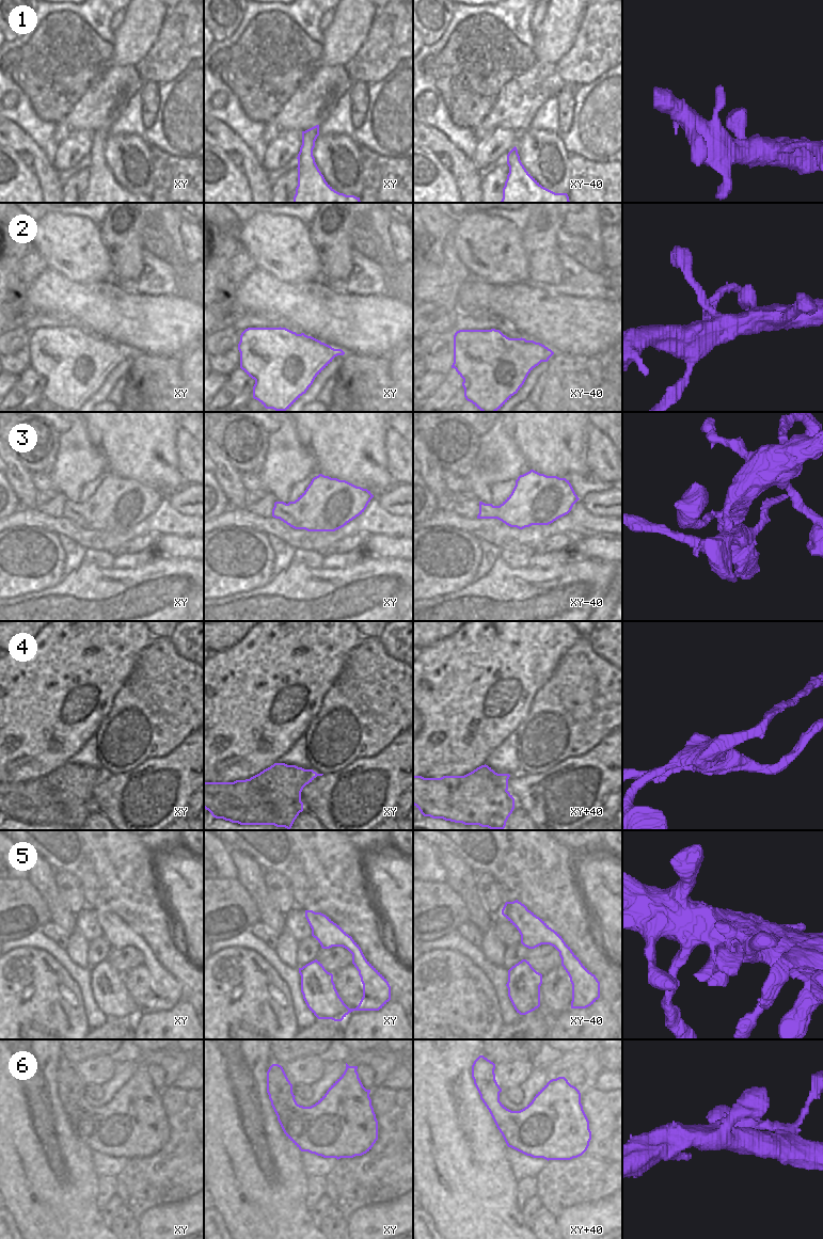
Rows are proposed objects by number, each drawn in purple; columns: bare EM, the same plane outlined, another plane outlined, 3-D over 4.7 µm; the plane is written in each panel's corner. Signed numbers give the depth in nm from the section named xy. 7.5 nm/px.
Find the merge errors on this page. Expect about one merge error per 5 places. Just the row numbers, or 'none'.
2, 4

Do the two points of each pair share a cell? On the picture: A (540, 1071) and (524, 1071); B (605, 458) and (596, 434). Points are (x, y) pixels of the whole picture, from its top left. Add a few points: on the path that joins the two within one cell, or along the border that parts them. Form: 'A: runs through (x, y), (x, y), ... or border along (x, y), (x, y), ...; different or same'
A: border along (535, 1067), (520, 1086); different
B: runs through (602, 453), (597, 440); same

